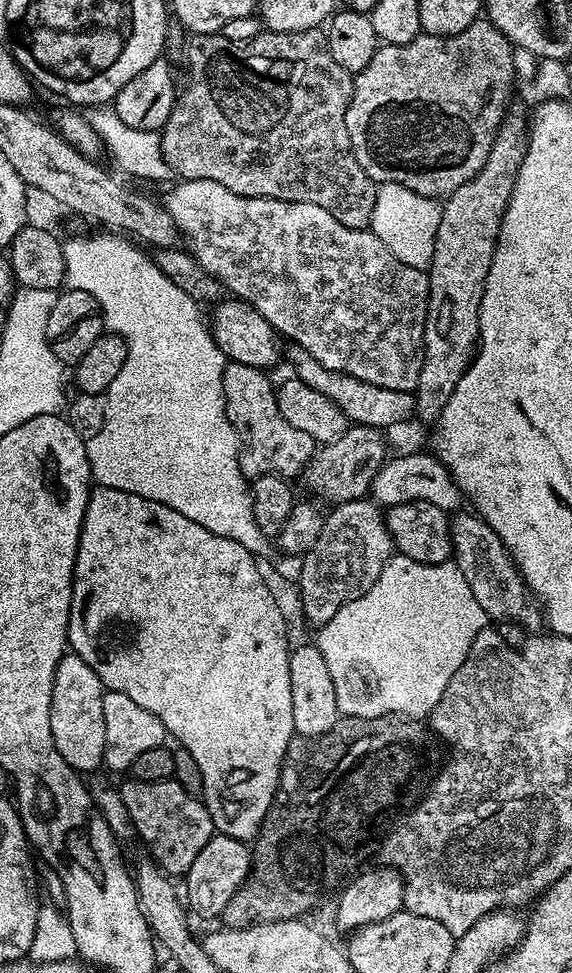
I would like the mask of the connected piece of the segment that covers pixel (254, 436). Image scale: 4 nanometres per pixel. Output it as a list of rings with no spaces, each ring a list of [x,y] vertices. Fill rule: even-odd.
[[[231,362],[224,365],[224,377],[222,378],[222,390],[224,391],[224,409],[228,415],[228,421],[234,426],[237,436],[240,437],[240,468],[241,474],[247,478],[258,476],[282,476],[293,478],[305,471],[312,462],[312,455],[317,450],[316,441],[310,438],[310,434],[298,430],[295,426],[290,426],[286,418],[278,410],[276,401],[276,388],[274,380],[268,377],[269,373],[263,368],[254,366],[242,366]]]

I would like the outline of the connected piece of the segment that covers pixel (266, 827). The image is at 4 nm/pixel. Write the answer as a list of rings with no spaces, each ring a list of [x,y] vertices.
[[[397,712],[374,718],[341,716],[326,734],[293,735],[286,746],[272,804],[250,848],[248,876],[220,913],[219,923],[231,929],[307,917],[324,888],[351,866],[356,851],[371,838],[376,823],[403,798],[404,792],[419,793],[429,783],[428,736],[430,732],[423,719]]]

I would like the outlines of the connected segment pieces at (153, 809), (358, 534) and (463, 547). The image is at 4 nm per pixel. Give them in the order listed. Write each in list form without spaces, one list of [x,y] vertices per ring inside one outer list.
[[[128,778],[125,784],[119,785],[119,790],[122,802],[132,819],[132,826],[138,835],[138,840],[140,836],[141,842],[148,847],[147,855],[155,860],[156,865],[169,876],[183,877],[190,870],[198,854],[201,854],[202,848],[210,842],[214,835],[207,804],[200,796],[191,796],[190,793],[187,793],[175,779],[159,780],[148,784],[144,780]]]
[[[357,498],[337,503],[336,508],[324,517],[322,534],[318,534],[318,542],[312,544],[312,549],[305,552],[302,557],[302,574],[298,579],[300,586],[300,608],[304,616],[313,626],[330,622],[334,614],[346,602],[366,594],[374,582],[382,574],[382,566],[394,554],[392,536],[388,533],[388,521],[381,505],[371,498]]]
[[[475,514],[460,515],[451,517],[452,554],[454,563],[466,577],[466,582],[470,585],[470,591],[474,593],[478,606],[486,610],[488,619],[492,622],[522,619],[524,611],[528,608],[530,593],[527,584],[520,576],[520,571],[516,569],[516,563],[512,561],[512,555],[506,550],[502,538],[498,538],[498,534],[490,530],[490,526],[482,517]]]

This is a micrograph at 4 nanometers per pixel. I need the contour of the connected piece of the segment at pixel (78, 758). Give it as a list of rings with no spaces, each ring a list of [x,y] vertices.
[[[66,654],[58,662],[50,702],[50,734],[54,734],[58,754],[62,754],[69,766],[81,774],[95,773],[104,763],[106,718],[102,718],[102,698],[105,691],[98,674],[94,674],[80,656]]]

